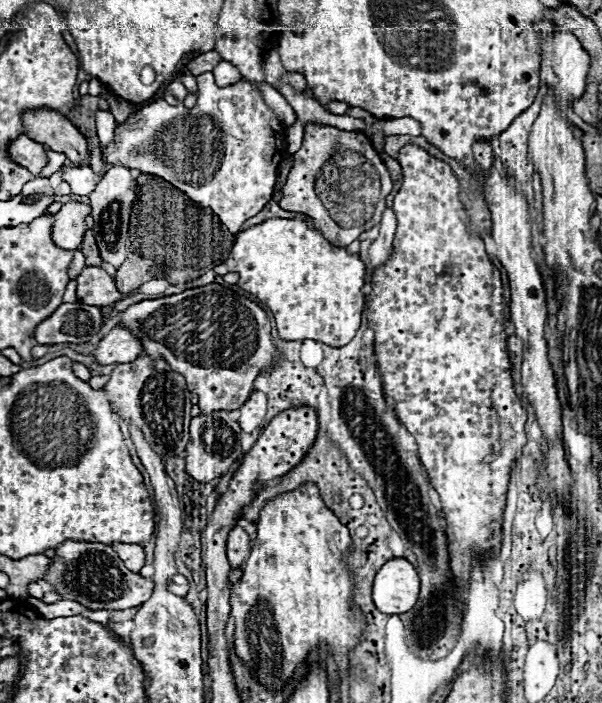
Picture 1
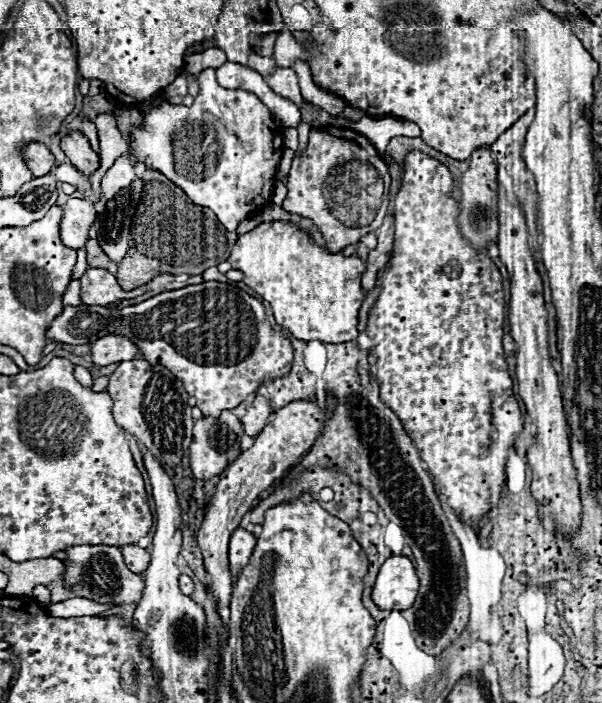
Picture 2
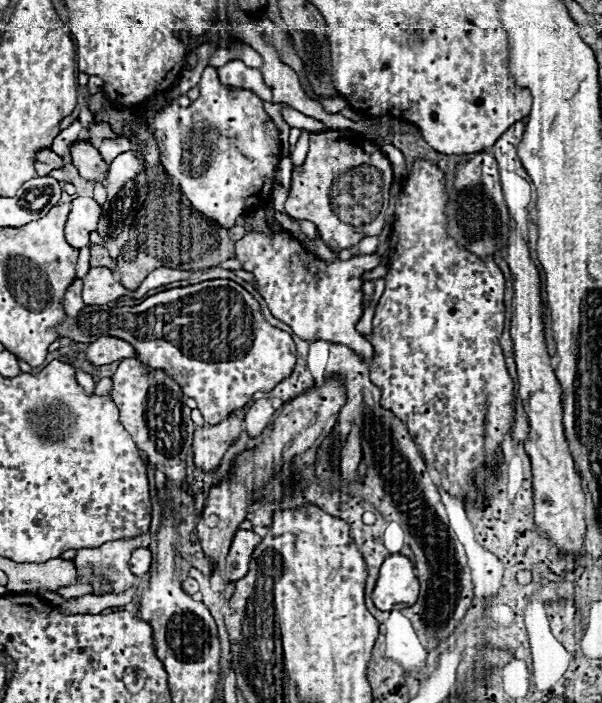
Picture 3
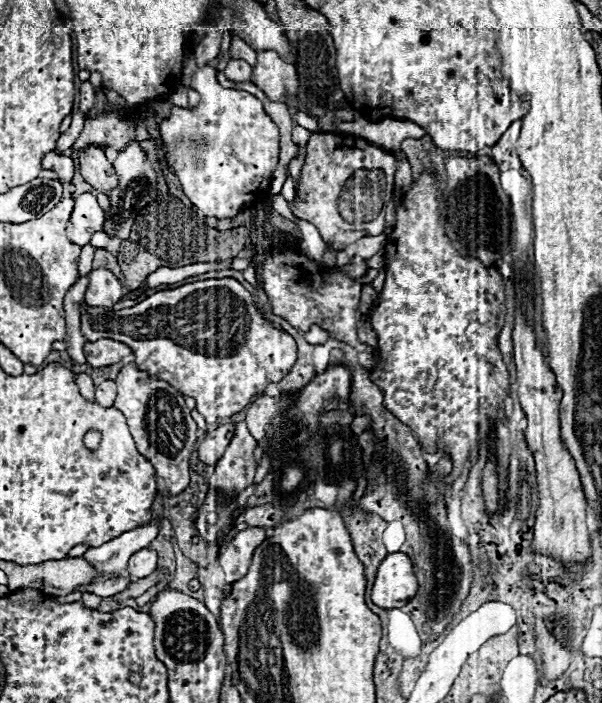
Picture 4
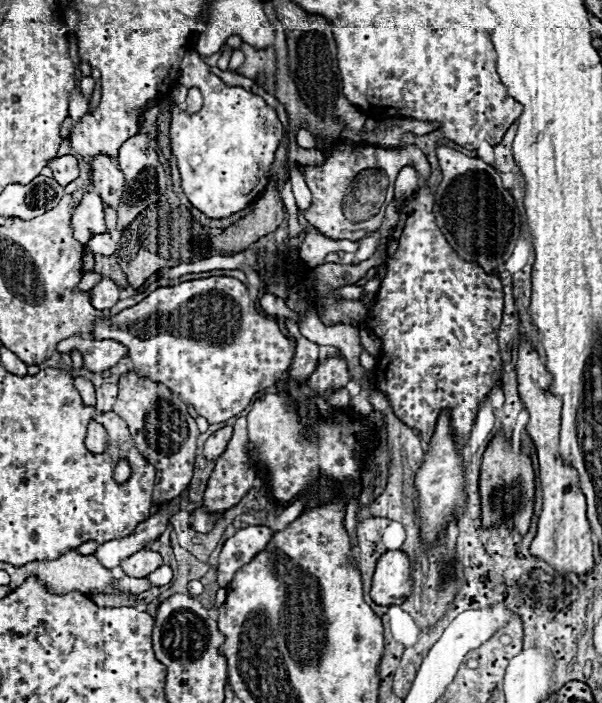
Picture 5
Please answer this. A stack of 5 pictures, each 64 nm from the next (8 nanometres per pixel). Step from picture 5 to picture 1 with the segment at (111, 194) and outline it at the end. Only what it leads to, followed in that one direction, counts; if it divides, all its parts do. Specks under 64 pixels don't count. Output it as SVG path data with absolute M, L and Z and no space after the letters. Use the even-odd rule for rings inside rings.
M26 110L22 114L22 126L30 140L50 146L56 152L64 152L72 162L80 164L82 160L88 160L86 138L82 138L78 128L56 110Z

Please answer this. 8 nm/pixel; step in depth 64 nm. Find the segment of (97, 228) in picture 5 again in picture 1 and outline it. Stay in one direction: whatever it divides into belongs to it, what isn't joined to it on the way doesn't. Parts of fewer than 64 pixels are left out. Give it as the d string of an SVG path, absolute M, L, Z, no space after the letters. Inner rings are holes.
M70 202L60 208L60 212L54 216L52 224L52 240L62 250L78 250L80 240L86 232L84 216L90 214L90 206Z

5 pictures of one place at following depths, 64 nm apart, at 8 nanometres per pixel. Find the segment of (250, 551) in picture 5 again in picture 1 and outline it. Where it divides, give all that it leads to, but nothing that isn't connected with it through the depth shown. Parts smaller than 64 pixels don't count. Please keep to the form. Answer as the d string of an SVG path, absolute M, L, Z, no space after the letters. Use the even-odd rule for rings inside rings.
M234 526L234 528L230 530L230 534L228 534L228 540L226 540L226 554L228 554L230 566L236 568L236 566L244 564L248 552L250 552L248 534L244 532L242 526Z

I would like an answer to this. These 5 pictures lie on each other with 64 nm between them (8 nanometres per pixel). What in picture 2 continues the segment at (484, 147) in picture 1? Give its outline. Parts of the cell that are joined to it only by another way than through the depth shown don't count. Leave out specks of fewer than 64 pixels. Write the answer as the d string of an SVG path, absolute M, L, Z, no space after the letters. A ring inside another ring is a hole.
M478 148L472 152L472 160L470 166L466 170L466 174L462 176L460 182L460 216L458 216L458 224L462 234L470 240L470 244L480 250L486 248L490 242L496 242L498 236L498 212L496 212L496 162L490 156L488 148Z

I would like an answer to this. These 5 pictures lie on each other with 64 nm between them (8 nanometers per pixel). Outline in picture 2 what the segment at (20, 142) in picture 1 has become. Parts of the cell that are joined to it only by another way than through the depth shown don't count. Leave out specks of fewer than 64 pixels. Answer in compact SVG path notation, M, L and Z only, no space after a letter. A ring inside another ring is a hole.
M28 142L22 152L28 168L32 170L34 176L44 176L54 164L54 156L42 142Z

